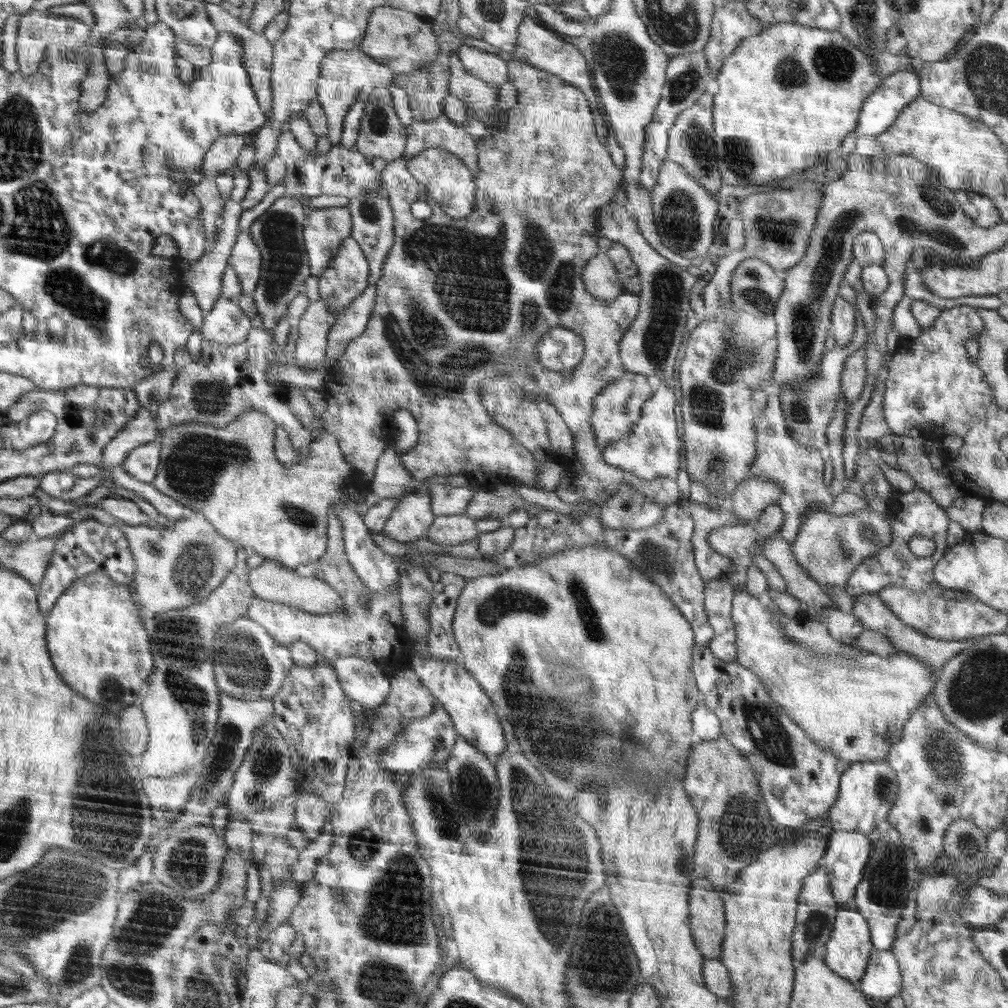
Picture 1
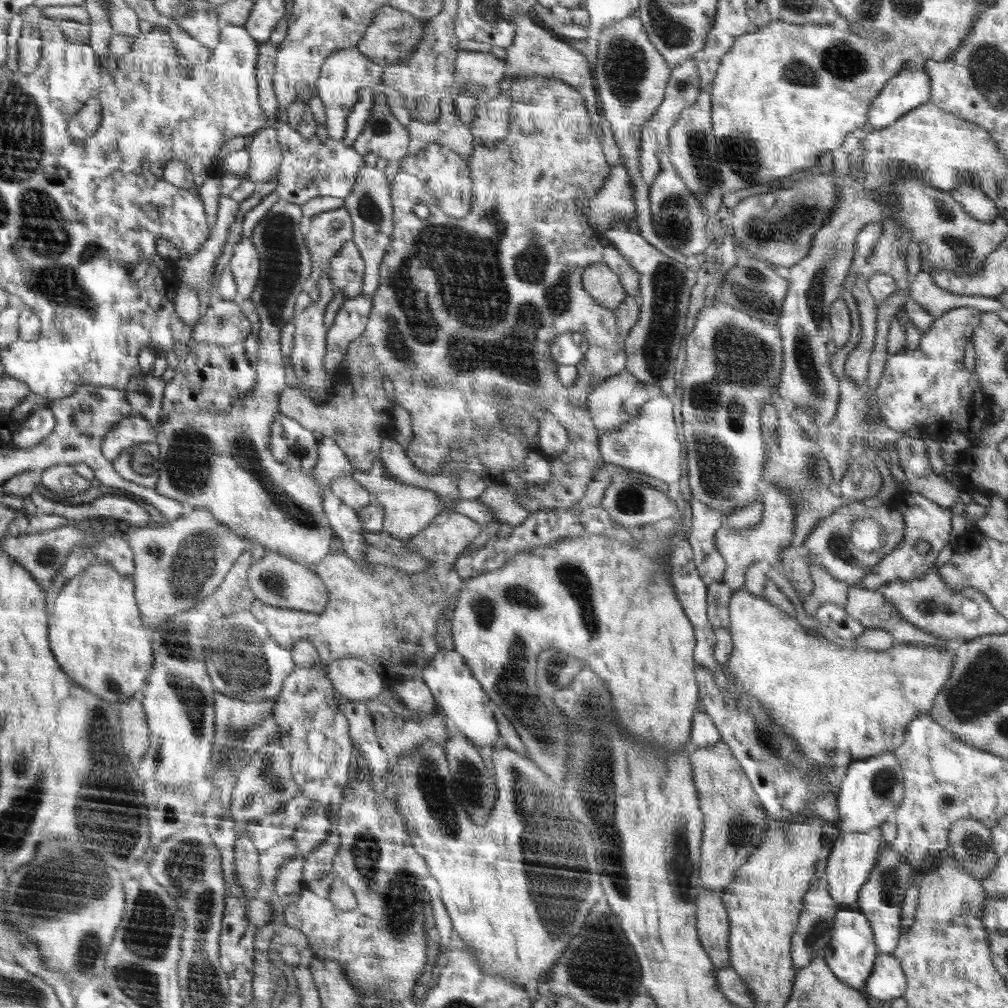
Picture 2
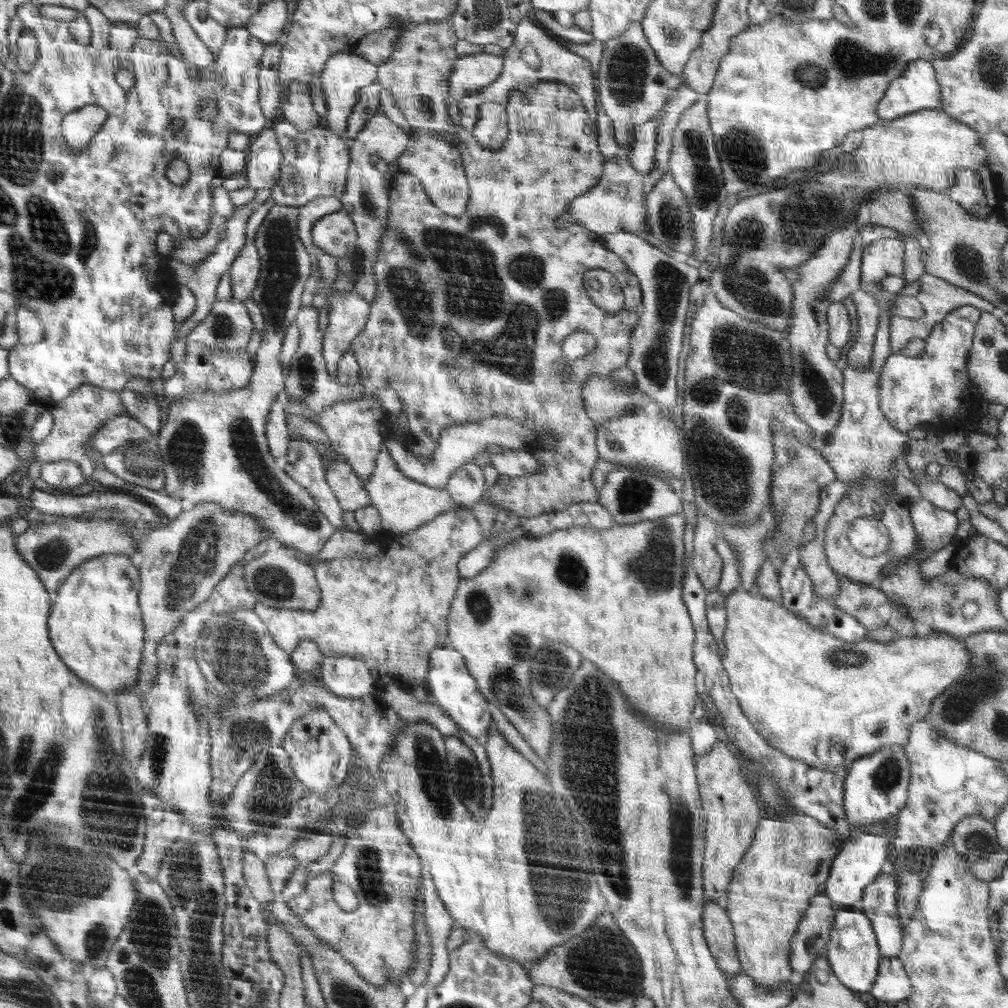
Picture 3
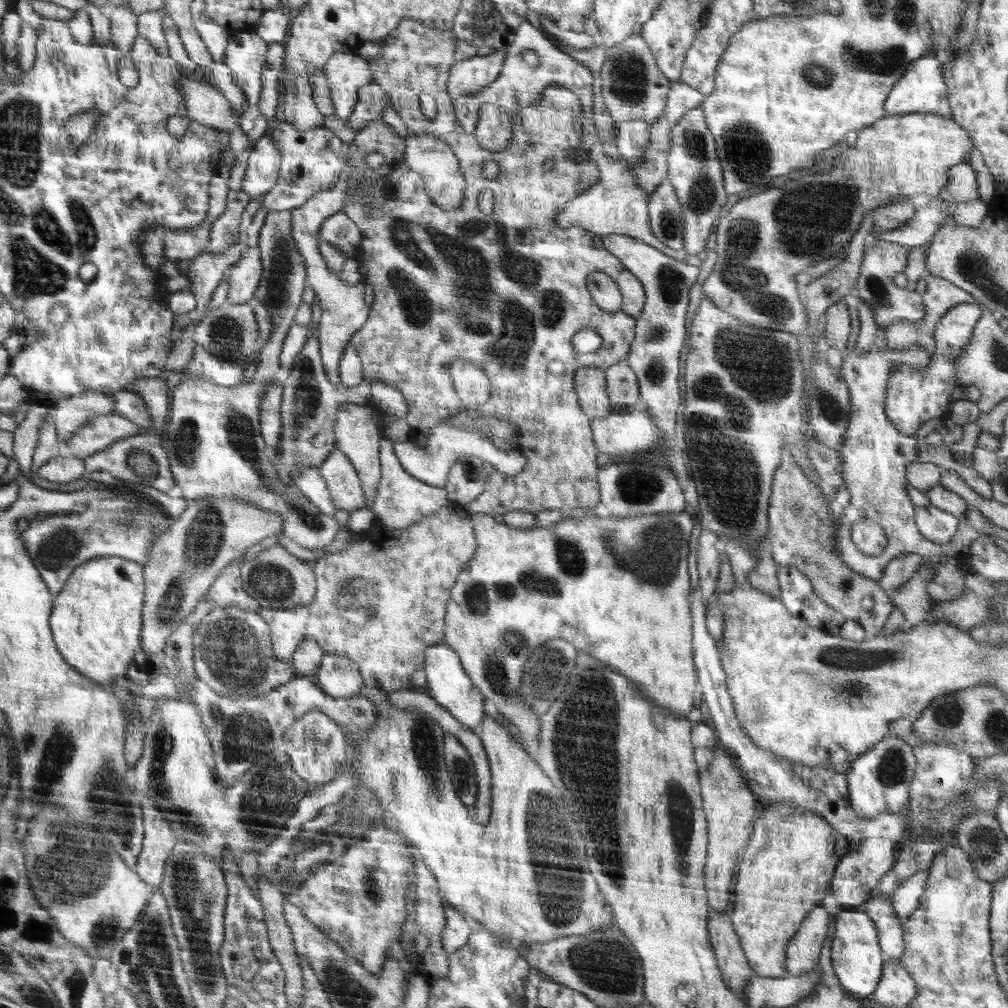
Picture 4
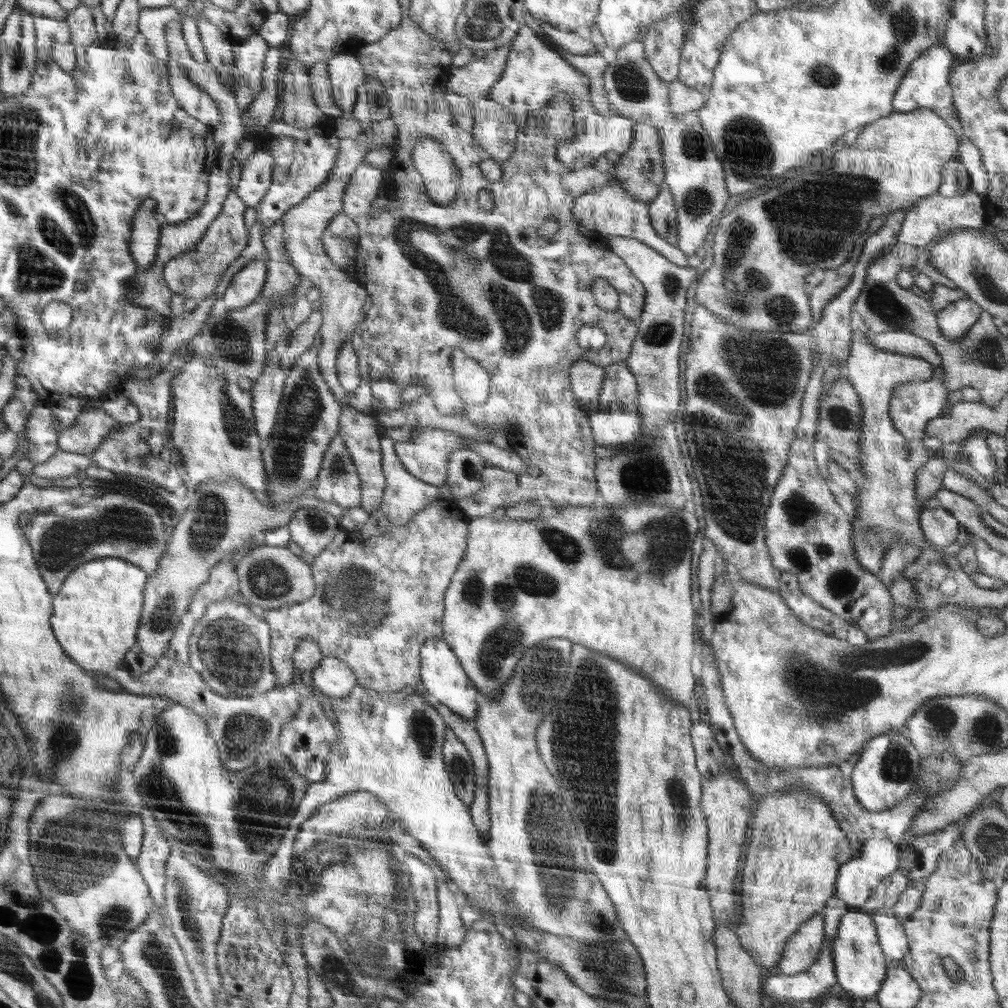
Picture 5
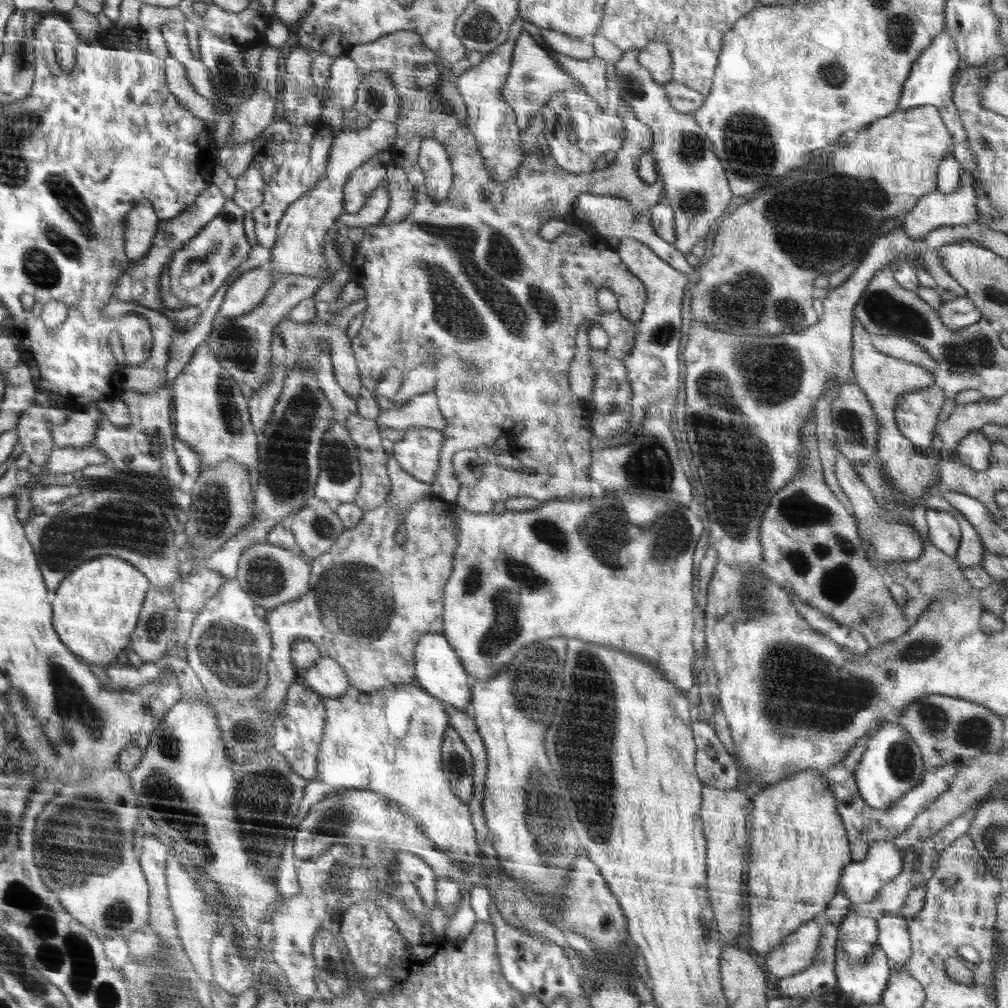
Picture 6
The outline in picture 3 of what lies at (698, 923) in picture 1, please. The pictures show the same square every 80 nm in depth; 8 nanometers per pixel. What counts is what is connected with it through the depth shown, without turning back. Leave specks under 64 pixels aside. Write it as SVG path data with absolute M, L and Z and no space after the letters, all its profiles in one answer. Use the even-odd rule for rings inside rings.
M706 901L704 924L710 952L717 958L717 964L726 978L733 979L734 975L742 973L742 962L737 956L737 938L732 921L722 903Z

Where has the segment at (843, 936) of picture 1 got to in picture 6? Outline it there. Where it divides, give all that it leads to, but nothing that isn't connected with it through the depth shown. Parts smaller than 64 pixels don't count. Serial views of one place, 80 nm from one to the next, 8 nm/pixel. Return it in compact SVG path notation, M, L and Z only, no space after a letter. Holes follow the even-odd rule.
M851 910L840 924L835 952L836 985L857 1004L881 1004L882 993L892 972L886 953L878 944L878 934L876 919L858 916Z

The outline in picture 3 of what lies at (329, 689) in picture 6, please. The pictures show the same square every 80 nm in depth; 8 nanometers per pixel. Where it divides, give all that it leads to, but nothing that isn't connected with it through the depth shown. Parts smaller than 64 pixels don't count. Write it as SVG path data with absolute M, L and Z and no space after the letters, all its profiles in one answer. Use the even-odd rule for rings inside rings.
M344 655L324 658L319 669L322 673L320 680L336 696L360 699L379 692L365 662L354 657Z

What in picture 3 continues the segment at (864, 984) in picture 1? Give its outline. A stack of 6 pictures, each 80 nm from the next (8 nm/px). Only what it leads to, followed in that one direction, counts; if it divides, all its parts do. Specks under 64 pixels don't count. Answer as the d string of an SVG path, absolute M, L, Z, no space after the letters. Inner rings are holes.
M882 957L875 976L874 984L869 992L878 1001L893 1005L909 998L911 982L908 974L903 970L902 962L897 958Z

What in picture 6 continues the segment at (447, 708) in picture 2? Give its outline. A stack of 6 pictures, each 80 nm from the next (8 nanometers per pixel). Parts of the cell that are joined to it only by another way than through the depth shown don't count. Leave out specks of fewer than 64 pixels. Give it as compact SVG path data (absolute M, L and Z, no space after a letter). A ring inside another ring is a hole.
M428 632L422 635L419 639L419 643L416 646L416 683L426 689L432 697L438 698L443 703L448 703L452 707L456 707L458 710L468 710L468 702L470 702L470 694L473 694L473 690L470 690L470 682L468 682L468 674L466 674L465 668L462 668L461 658L458 658L457 651L449 644L449 639L438 632Z

